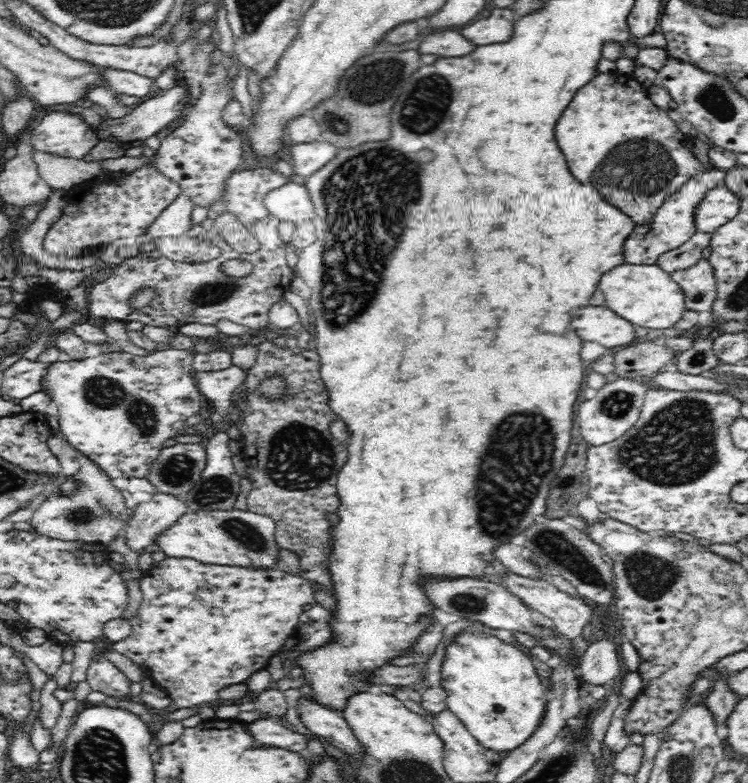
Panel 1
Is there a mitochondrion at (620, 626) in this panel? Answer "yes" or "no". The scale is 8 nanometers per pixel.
no

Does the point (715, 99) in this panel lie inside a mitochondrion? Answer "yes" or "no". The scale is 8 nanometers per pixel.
yes

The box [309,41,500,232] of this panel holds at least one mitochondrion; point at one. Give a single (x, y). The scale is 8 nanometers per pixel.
(430, 94)

